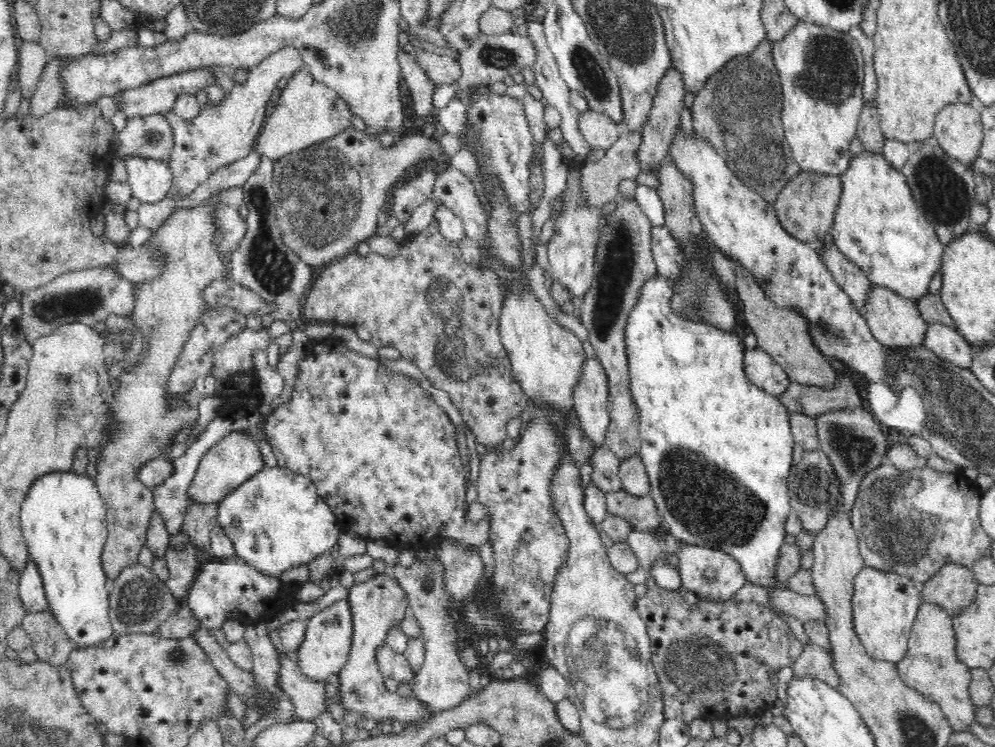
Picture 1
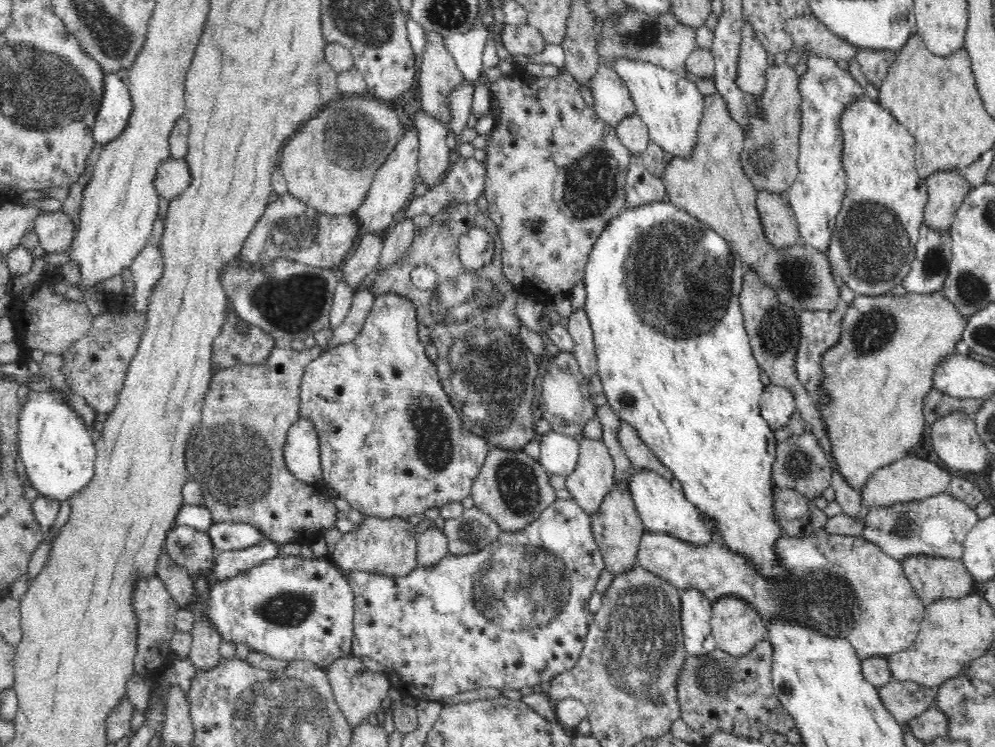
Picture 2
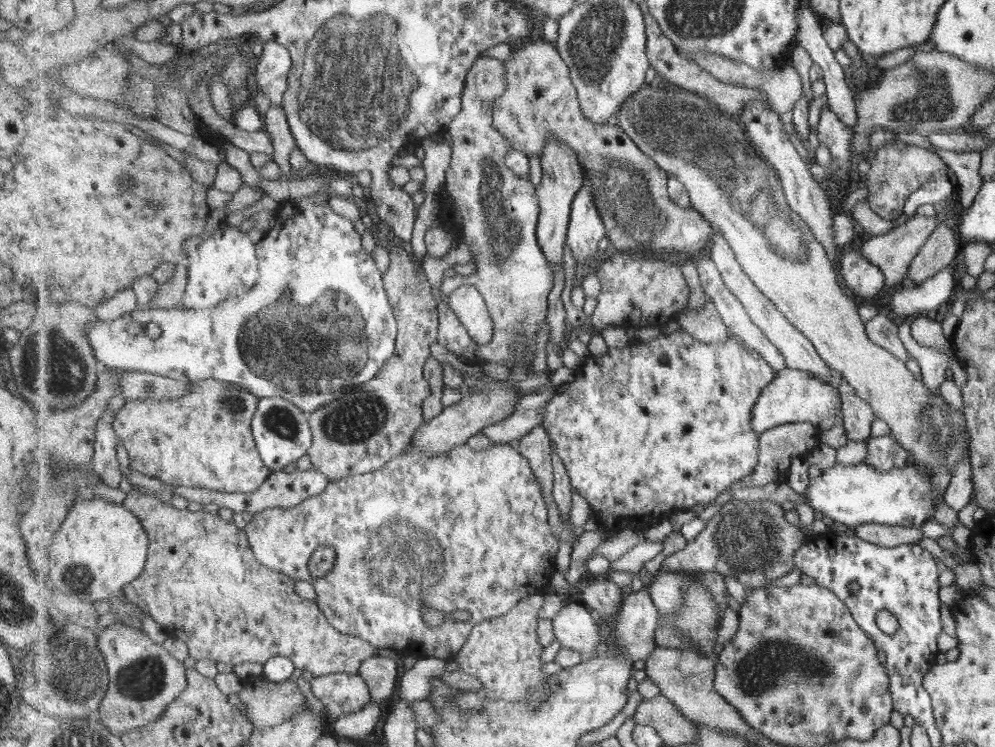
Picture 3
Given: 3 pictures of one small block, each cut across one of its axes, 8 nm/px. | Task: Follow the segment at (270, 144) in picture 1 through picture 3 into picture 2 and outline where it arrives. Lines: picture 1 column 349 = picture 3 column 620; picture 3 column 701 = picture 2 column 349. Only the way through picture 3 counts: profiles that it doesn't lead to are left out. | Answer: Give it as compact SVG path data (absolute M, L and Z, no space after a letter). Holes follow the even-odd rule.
M337 95L330 99L316 118L306 120L282 146L279 164L287 191L322 214L350 214L358 210L372 186L376 171L396 146L403 129L403 118L396 118L390 103L370 101L368 95Z

